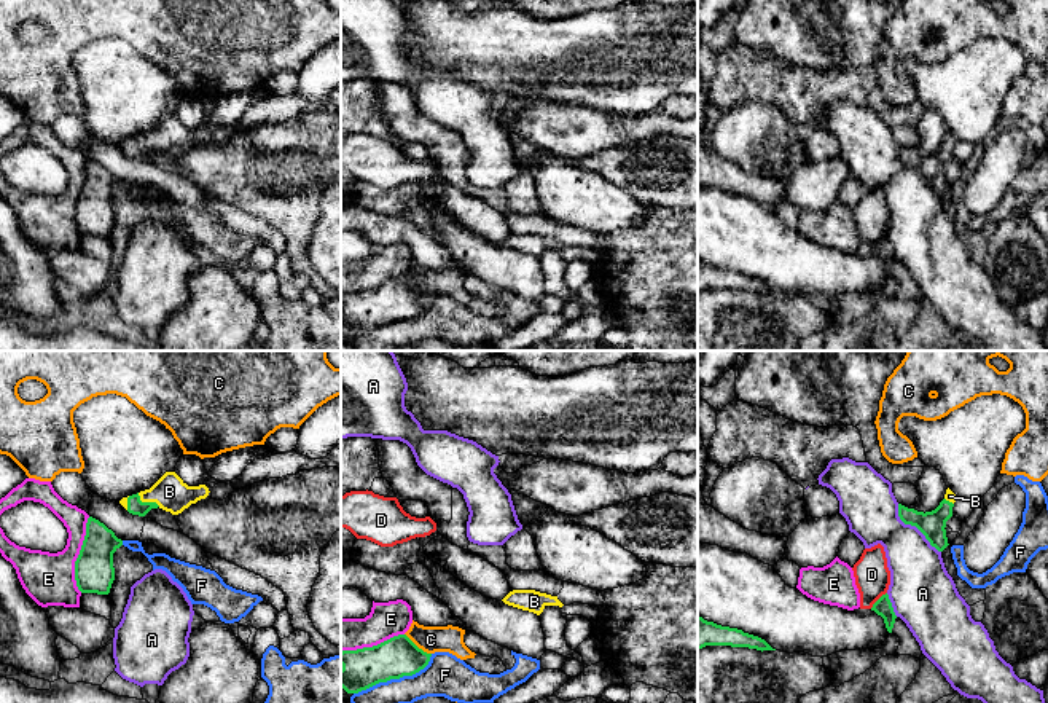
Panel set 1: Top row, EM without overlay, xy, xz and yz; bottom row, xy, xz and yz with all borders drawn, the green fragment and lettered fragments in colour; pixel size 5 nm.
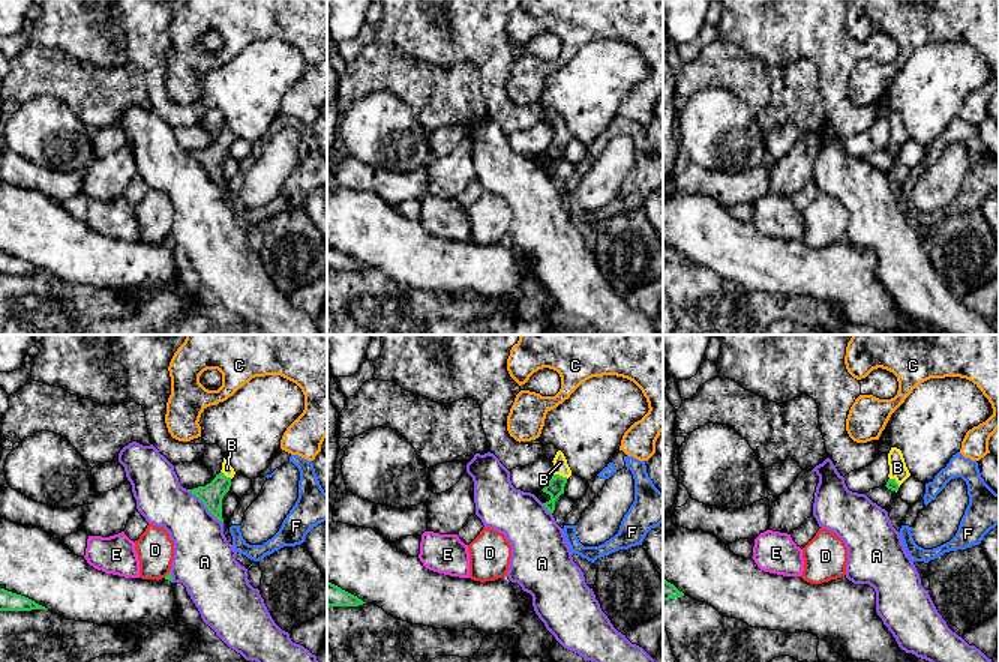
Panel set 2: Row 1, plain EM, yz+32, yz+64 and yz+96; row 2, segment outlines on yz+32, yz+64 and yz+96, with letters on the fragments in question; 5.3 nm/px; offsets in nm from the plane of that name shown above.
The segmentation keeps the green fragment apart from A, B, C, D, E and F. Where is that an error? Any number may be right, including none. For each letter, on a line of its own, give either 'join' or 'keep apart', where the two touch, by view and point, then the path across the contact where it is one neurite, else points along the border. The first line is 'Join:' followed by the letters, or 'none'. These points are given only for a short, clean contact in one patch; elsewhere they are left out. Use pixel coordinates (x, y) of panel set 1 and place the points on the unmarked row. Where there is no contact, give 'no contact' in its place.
Join: B
A: keep apart; contact yz (915, 168)
B: join; contact xy (147, 145); way xy (134, 147), (147, 145), (169, 134)
C: keep apart; contact xz (416, 289); border xz (405, 276), (430, 297)
D: keep apart; contact yz (878, 243)
E: keep apart; contact xy (78, 198)
F: keep apart; contact xz (395, 321)

